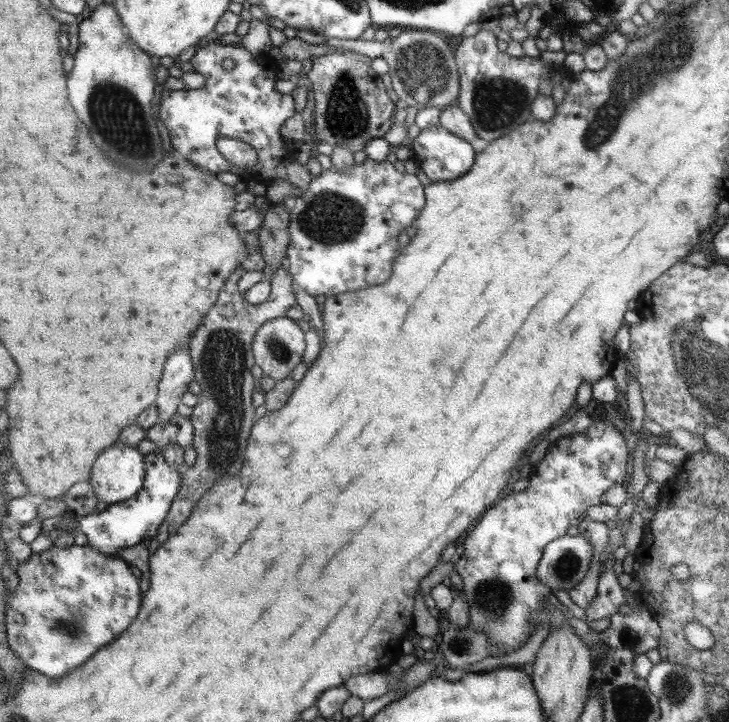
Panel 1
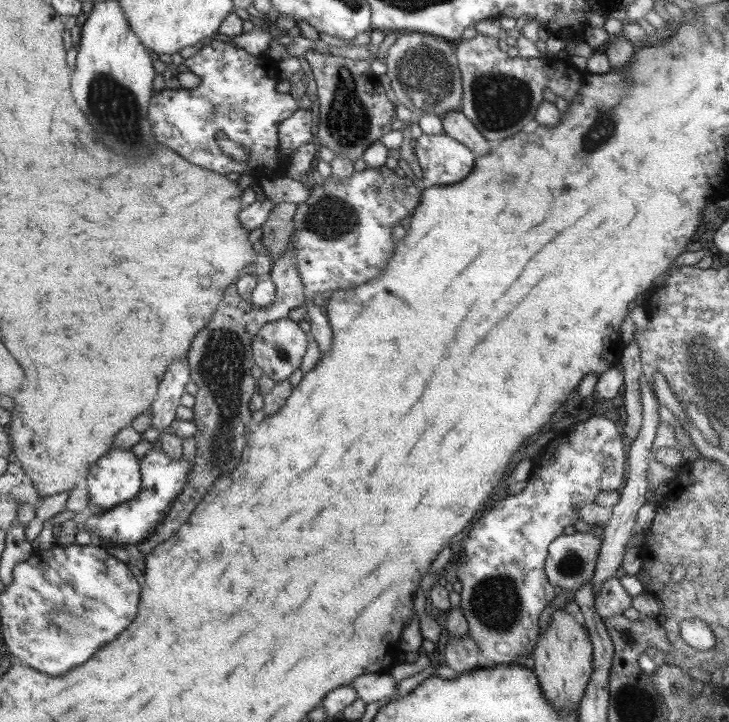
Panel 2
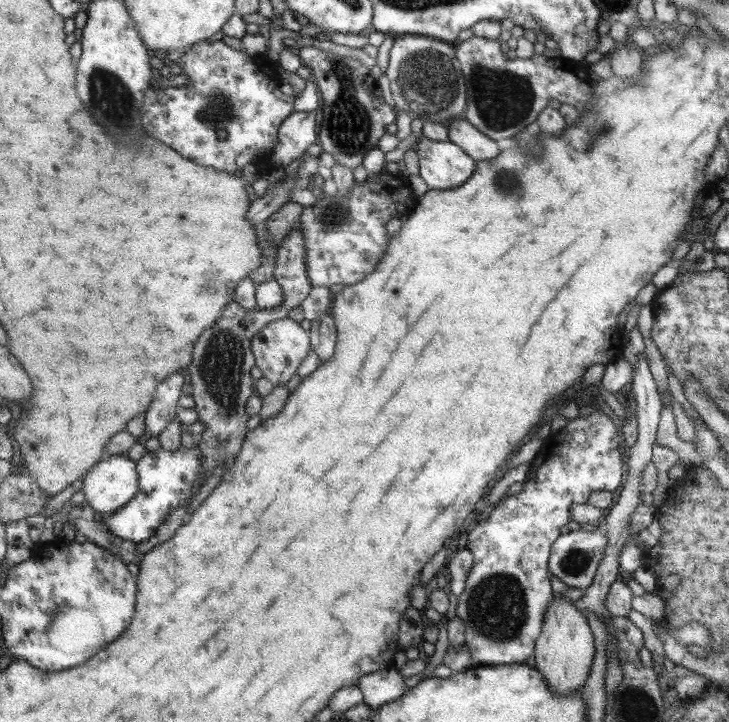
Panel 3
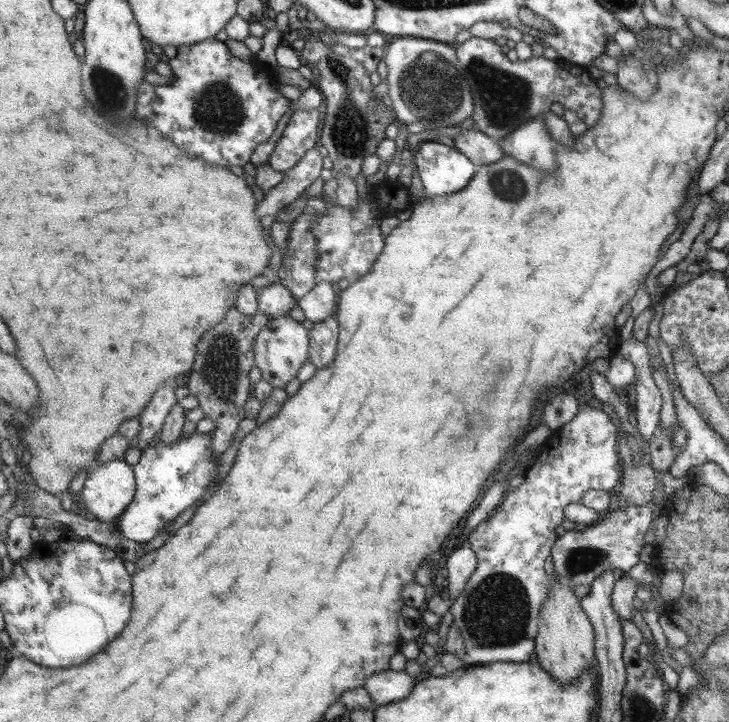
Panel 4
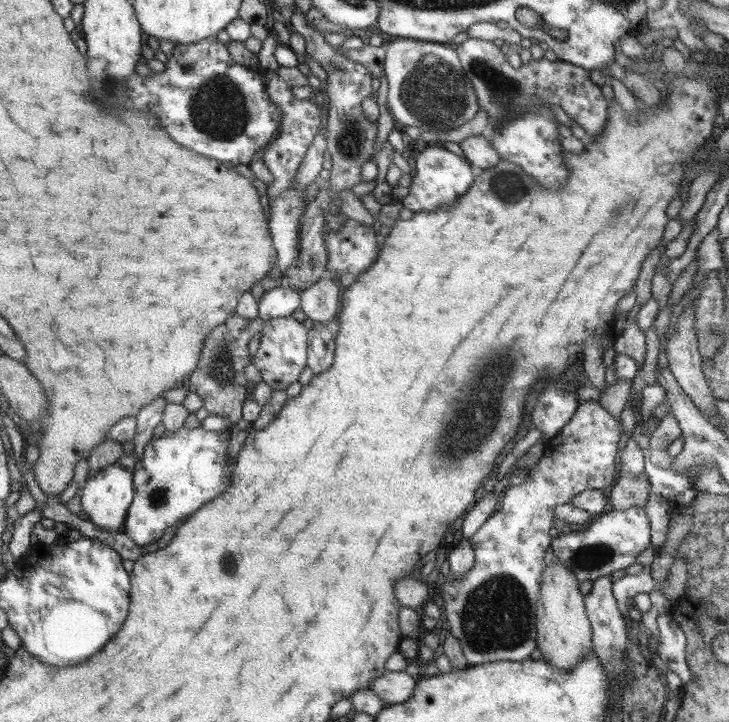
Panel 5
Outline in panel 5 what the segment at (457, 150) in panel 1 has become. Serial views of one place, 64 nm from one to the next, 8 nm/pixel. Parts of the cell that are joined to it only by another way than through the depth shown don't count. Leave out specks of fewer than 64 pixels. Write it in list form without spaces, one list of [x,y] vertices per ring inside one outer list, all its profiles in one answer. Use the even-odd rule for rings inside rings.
[[[441,143],[419,145],[413,149],[415,159],[415,174],[411,176],[411,185],[407,195],[399,200],[403,208],[412,214],[419,210],[433,210],[437,206],[451,206],[465,190],[471,186],[473,179],[481,172],[480,168],[473,167],[465,158],[451,154]]]

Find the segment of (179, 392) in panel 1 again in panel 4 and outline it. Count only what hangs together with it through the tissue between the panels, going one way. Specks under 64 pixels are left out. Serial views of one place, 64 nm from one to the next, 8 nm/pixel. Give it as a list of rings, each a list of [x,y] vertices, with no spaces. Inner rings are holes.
[[[182,379],[165,382],[163,388],[159,388],[155,392],[155,396],[152,396],[147,406],[143,408],[142,413],[137,417],[140,422],[139,433],[137,433],[140,448],[142,445],[149,444],[156,439],[169,410],[177,402],[173,391],[181,383]]]

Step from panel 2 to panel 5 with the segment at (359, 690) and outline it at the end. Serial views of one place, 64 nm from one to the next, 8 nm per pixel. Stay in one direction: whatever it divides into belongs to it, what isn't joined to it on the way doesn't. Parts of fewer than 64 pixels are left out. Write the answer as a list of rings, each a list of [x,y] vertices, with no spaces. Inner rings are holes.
[[[385,671],[384,675],[369,684],[369,689],[373,690],[385,705],[401,704],[413,694],[416,682],[417,679],[409,676],[405,671]]]

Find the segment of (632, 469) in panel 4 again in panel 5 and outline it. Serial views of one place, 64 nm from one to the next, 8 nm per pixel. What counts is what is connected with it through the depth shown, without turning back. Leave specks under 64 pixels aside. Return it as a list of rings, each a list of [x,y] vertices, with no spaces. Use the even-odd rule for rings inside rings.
[[[621,472],[621,477],[606,491],[607,504],[611,510],[643,507],[647,502],[649,491],[650,483],[645,472],[639,472],[637,476]]]

